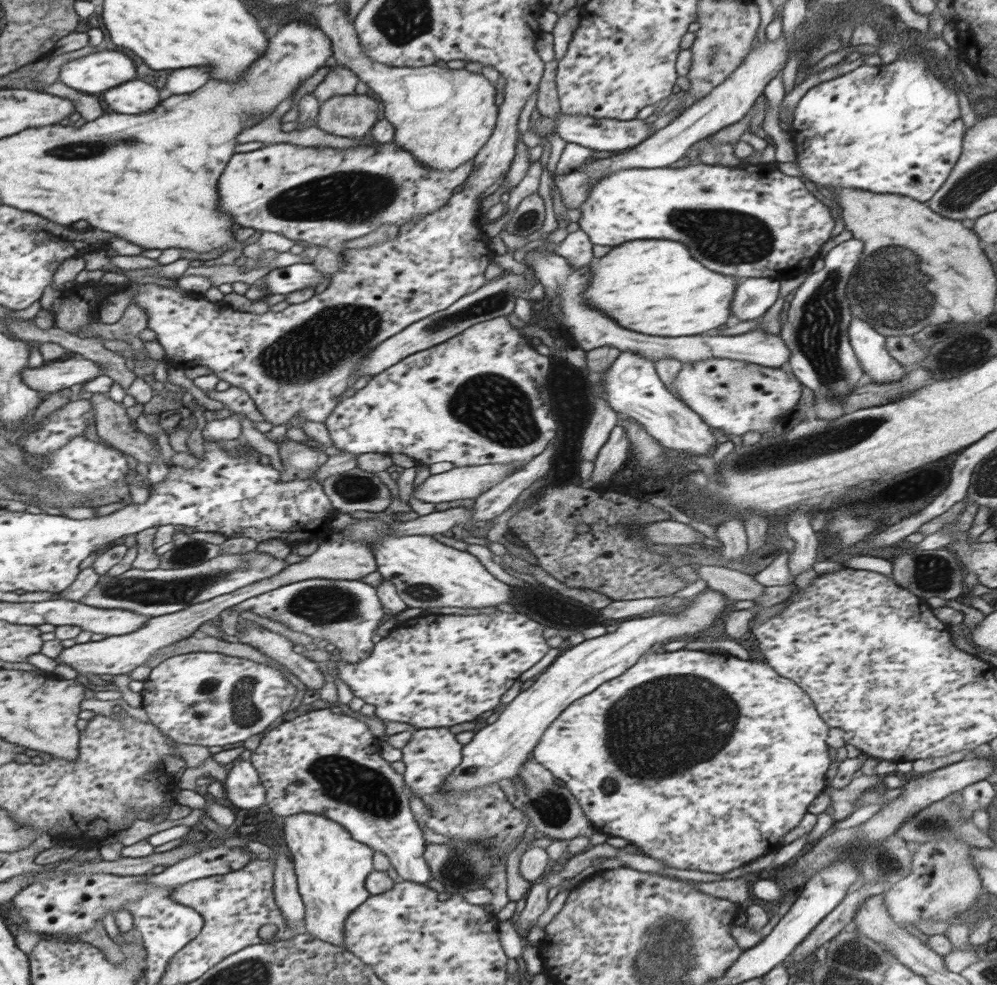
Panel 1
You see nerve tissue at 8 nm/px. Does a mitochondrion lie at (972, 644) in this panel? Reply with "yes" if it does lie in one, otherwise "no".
no

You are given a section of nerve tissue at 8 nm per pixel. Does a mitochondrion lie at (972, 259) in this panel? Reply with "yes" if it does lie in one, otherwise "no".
no

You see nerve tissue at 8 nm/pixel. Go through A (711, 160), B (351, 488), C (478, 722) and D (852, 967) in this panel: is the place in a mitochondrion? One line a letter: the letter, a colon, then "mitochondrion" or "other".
A: other
B: mitochondrion
C: other
D: mitochondrion

